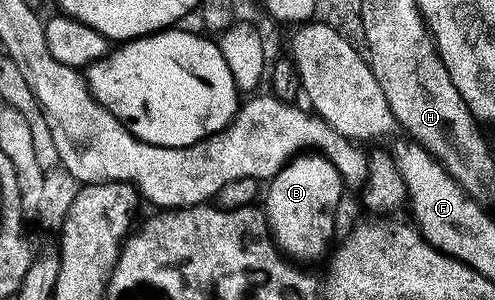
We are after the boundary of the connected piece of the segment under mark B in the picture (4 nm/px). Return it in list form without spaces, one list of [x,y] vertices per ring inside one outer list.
[[[301,152],[292,158],[270,179],[266,186],[266,198],[268,194],[266,213],[277,247],[289,259],[300,264],[312,264],[308,262],[322,257],[324,253],[327,255],[328,245],[331,244],[332,237],[336,234],[336,209],[339,208],[340,197],[344,193],[346,193],[344,181],[340,178],[338,168],[334,168],[330,160],[326,160],[315,152]]]

